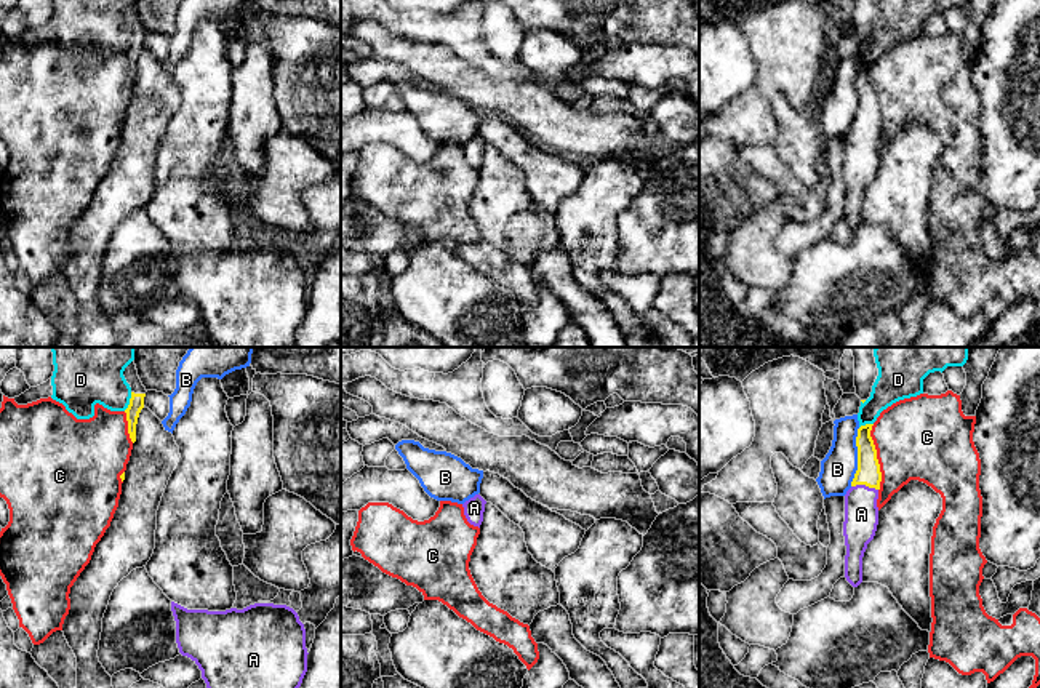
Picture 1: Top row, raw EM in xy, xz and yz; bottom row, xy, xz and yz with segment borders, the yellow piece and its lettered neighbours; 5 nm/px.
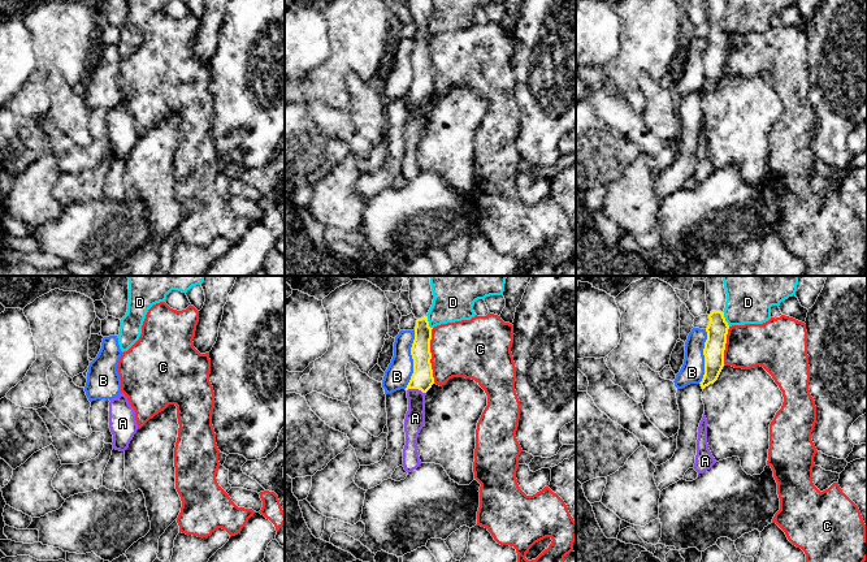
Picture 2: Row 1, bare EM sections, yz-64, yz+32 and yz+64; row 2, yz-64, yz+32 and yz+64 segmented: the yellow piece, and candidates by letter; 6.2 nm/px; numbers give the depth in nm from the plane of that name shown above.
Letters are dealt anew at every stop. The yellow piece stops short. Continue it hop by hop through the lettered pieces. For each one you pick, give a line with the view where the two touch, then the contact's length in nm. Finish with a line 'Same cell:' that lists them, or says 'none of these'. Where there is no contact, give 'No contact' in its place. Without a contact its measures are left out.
A: Touches yellow in yz. Shared border 140 nm
Same cell: A

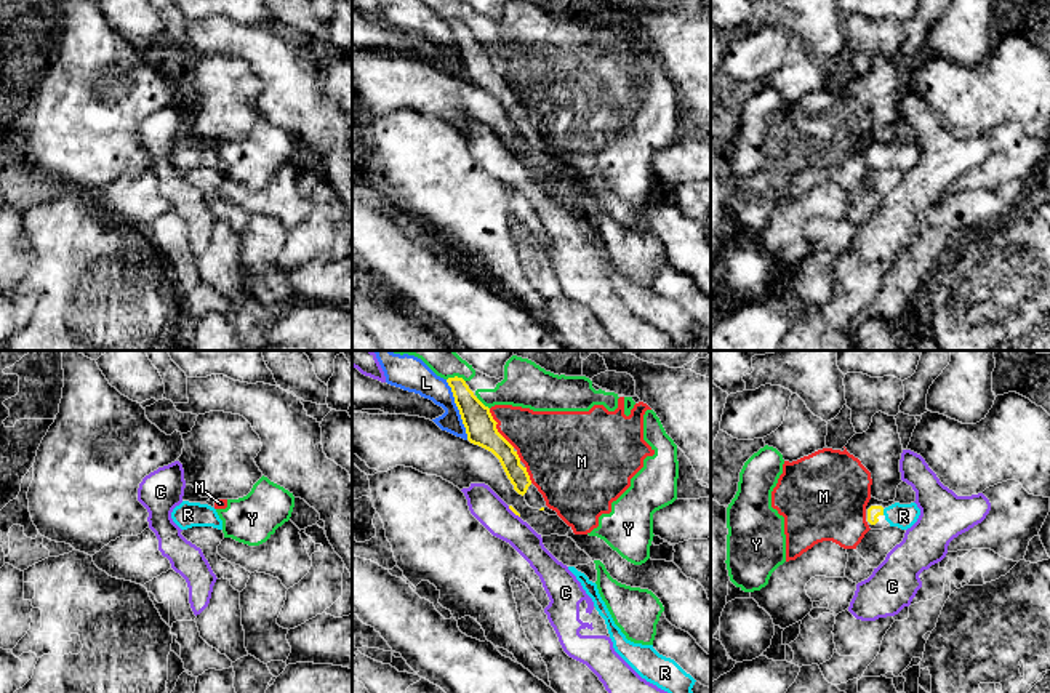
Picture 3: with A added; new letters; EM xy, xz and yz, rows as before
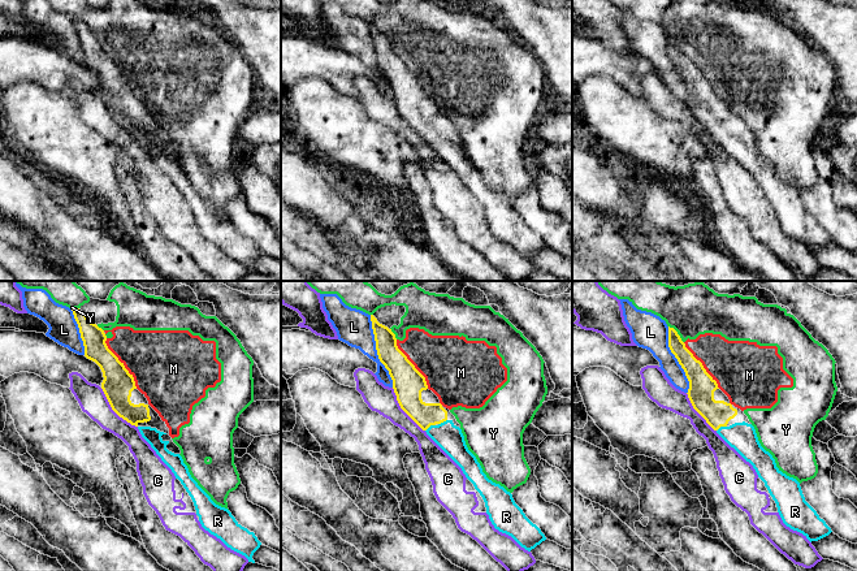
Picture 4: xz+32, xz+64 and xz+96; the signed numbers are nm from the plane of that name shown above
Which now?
R: Touches yellow in yz. Shared border 30 nm
Same cell: R

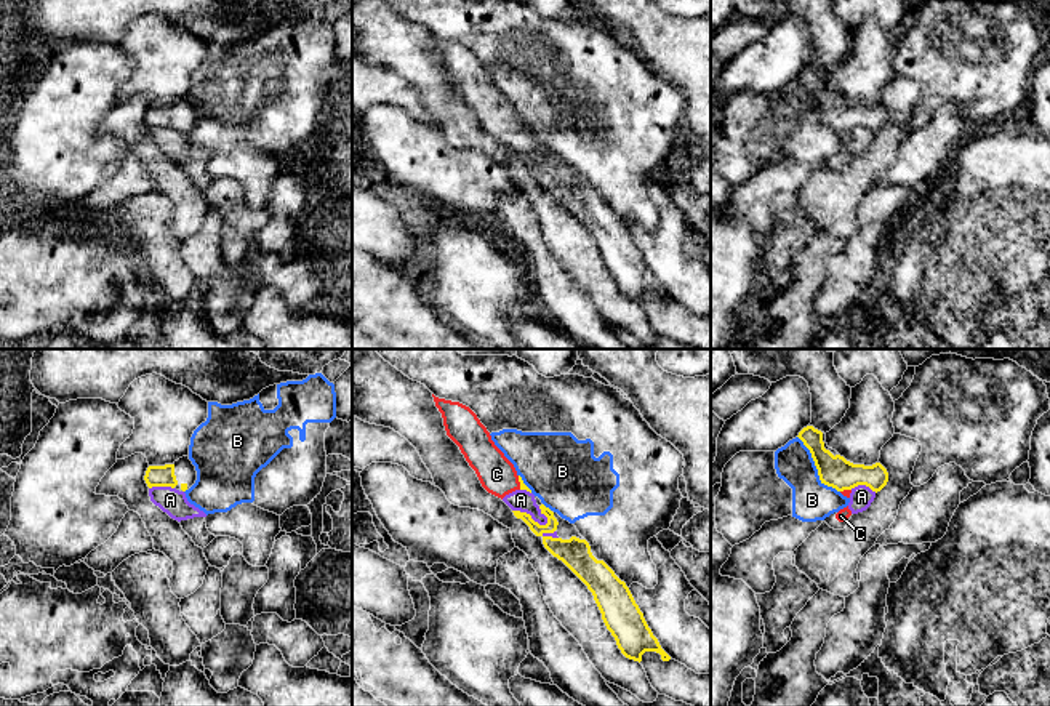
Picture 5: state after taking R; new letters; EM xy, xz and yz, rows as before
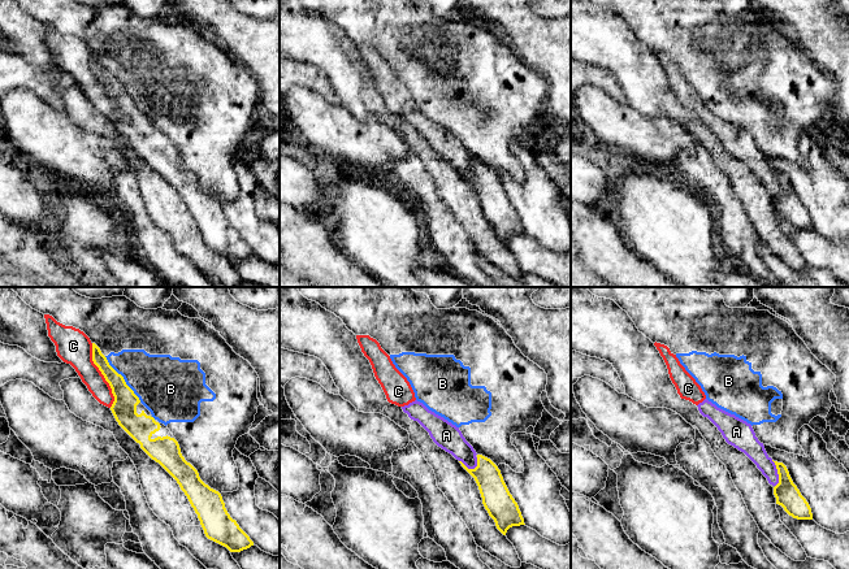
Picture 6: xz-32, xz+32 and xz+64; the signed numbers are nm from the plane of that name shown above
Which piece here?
Same cell: none of these

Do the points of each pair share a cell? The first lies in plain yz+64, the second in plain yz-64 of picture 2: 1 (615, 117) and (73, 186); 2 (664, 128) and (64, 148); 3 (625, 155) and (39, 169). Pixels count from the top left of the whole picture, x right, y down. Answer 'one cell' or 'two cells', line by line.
1: two cells
2: two cells
3: two cells

